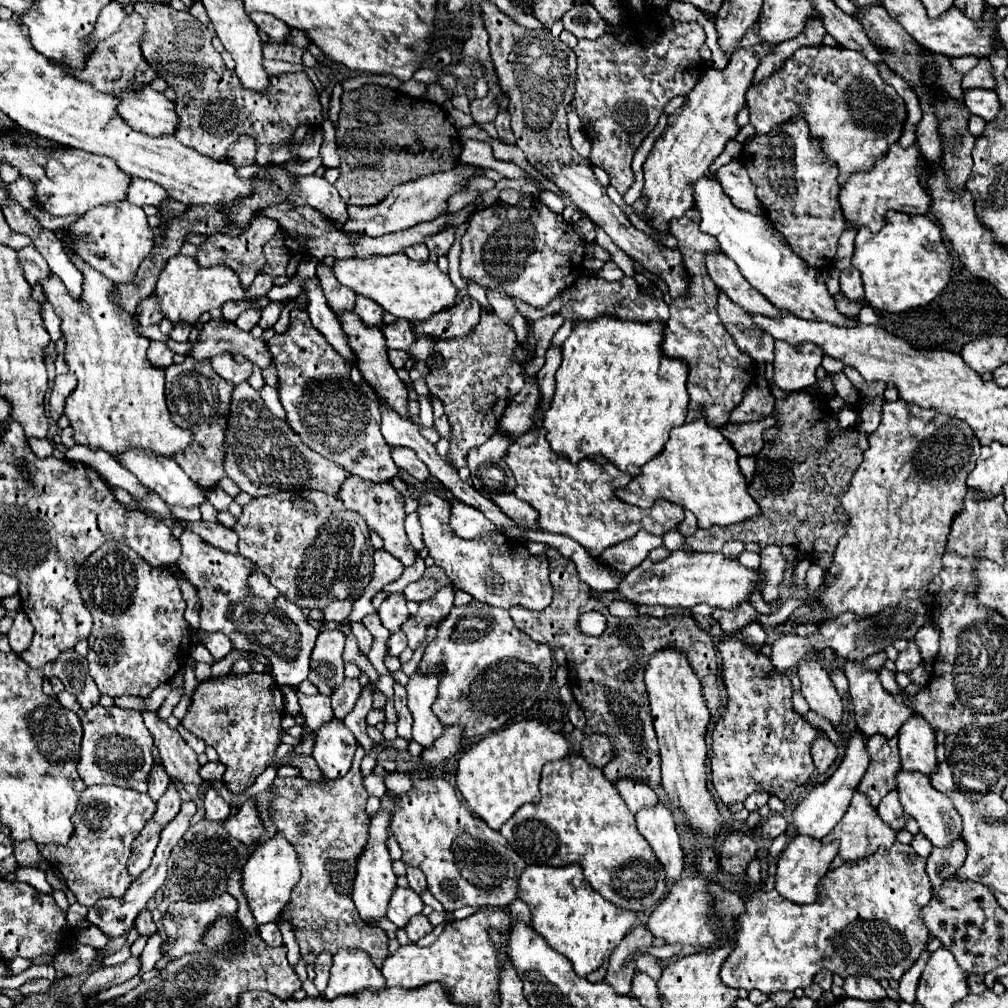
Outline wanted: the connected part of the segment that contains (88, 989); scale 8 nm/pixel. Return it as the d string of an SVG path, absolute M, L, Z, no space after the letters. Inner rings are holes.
M132 956L124 964L110 966L110 968L98 968L96 972L92 972L88 976L88 980L82 984L80 992L82 994L96 994L100 990L106 990L110 986L116 986L116 984L130 980L132 976L138 974L138 970L140 970L140 960L132 958Z

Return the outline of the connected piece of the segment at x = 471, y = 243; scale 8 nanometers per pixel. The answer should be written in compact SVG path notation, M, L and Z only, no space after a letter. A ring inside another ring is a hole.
M524 196L516 206L498 200L470 218L470 226L462 236L460 274L464 282L474 280L486 290L506 292L534 308L546 308L576 282L584 244L562 214L552 212L538 198Z

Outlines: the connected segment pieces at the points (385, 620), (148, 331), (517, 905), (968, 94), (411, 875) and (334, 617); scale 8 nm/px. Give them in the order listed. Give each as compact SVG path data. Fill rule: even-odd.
M390 594L380 610L378 610L378 616L382 620L382 624L394 634L400 630L400 626L408 620L408 608L406 608L406 600L404 600L404 594Z
M133 315L133 319L134 319L134 329L138 334L147 337L150 340L158 340L162 342L166 342L169 339L168 336L166 336L160 331L158 325L150 326L150 328L145 328L137 322L135 315Z
M514 900L514 902L508 906L508 912L510 912L510 920L512 920L512 924L514 924L514 922L524 922L524 924L532 926L530 910L528 910L528 906L526 906L522 900Z
M982 88L966 90L964 92L964 104L968 106L968 110L972 114L980 116L986 122L994 120L1000 112L1000 100L998 100L994 90L982 90Z
M408 868L408 870L406 870L406 878L408 878L410 888L416 890L418 894L422 894L422 892L426 890L426 878L422 876L420 870L412 870L412 868Z
M344 600L344 602L330 602L326 606L326 610L322 610L324 620L326 622L344 622L344 618L350 614L352 610L352 602Z

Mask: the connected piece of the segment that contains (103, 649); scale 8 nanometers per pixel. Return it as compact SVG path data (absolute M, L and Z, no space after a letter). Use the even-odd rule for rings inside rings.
M106 542L76 568L76 584L94 620L88 638L90 650L86 660L90 666L90 676L98 684L100 692L112 698L124 694L148 698L154 688L170 682L188 656L192 636L190 626L184 618L186 602L180 594L174 574L168 568L152 568L124 544Z

